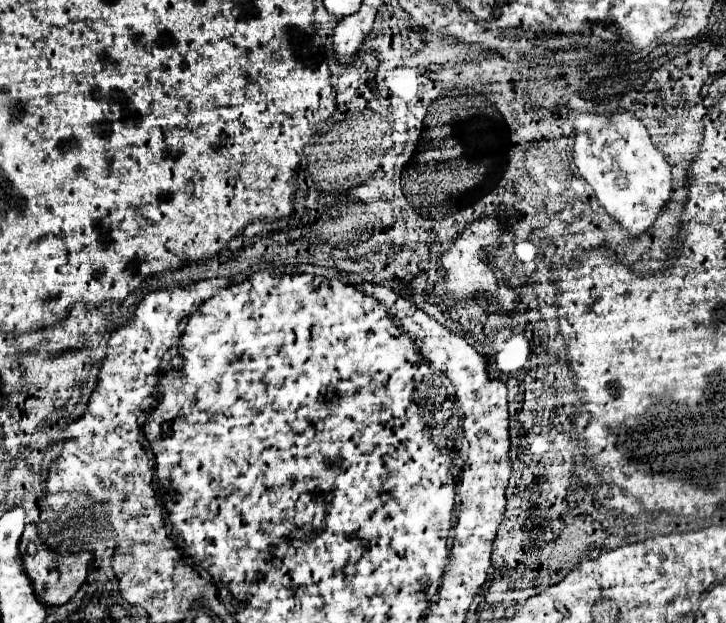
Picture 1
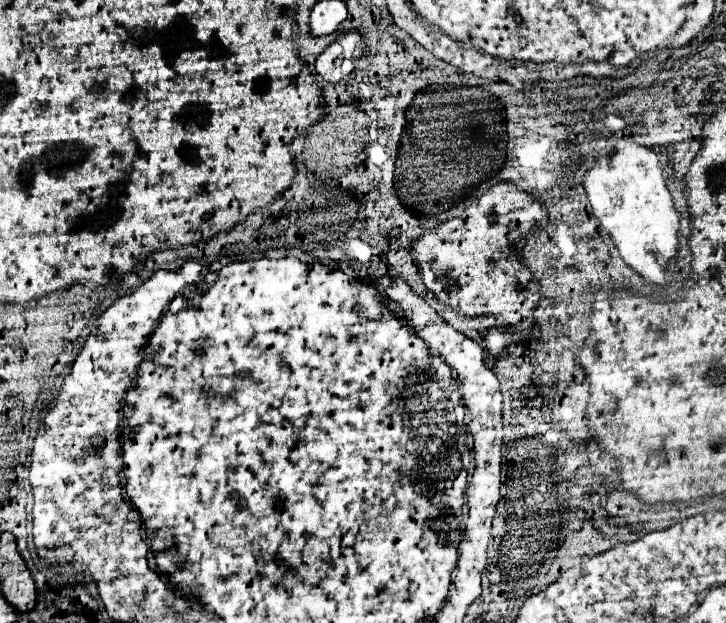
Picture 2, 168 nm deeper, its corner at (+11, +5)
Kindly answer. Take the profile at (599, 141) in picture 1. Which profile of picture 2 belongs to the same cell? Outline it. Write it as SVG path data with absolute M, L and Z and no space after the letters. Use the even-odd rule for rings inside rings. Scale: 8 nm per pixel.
M632 136L614 138L614 152L598 158L584 172L582 186L594 216L614 240L624 262L644 276L646 282L666 286L670 282L668 264L678 248L678 212L674 210L654 150L634 142Z

